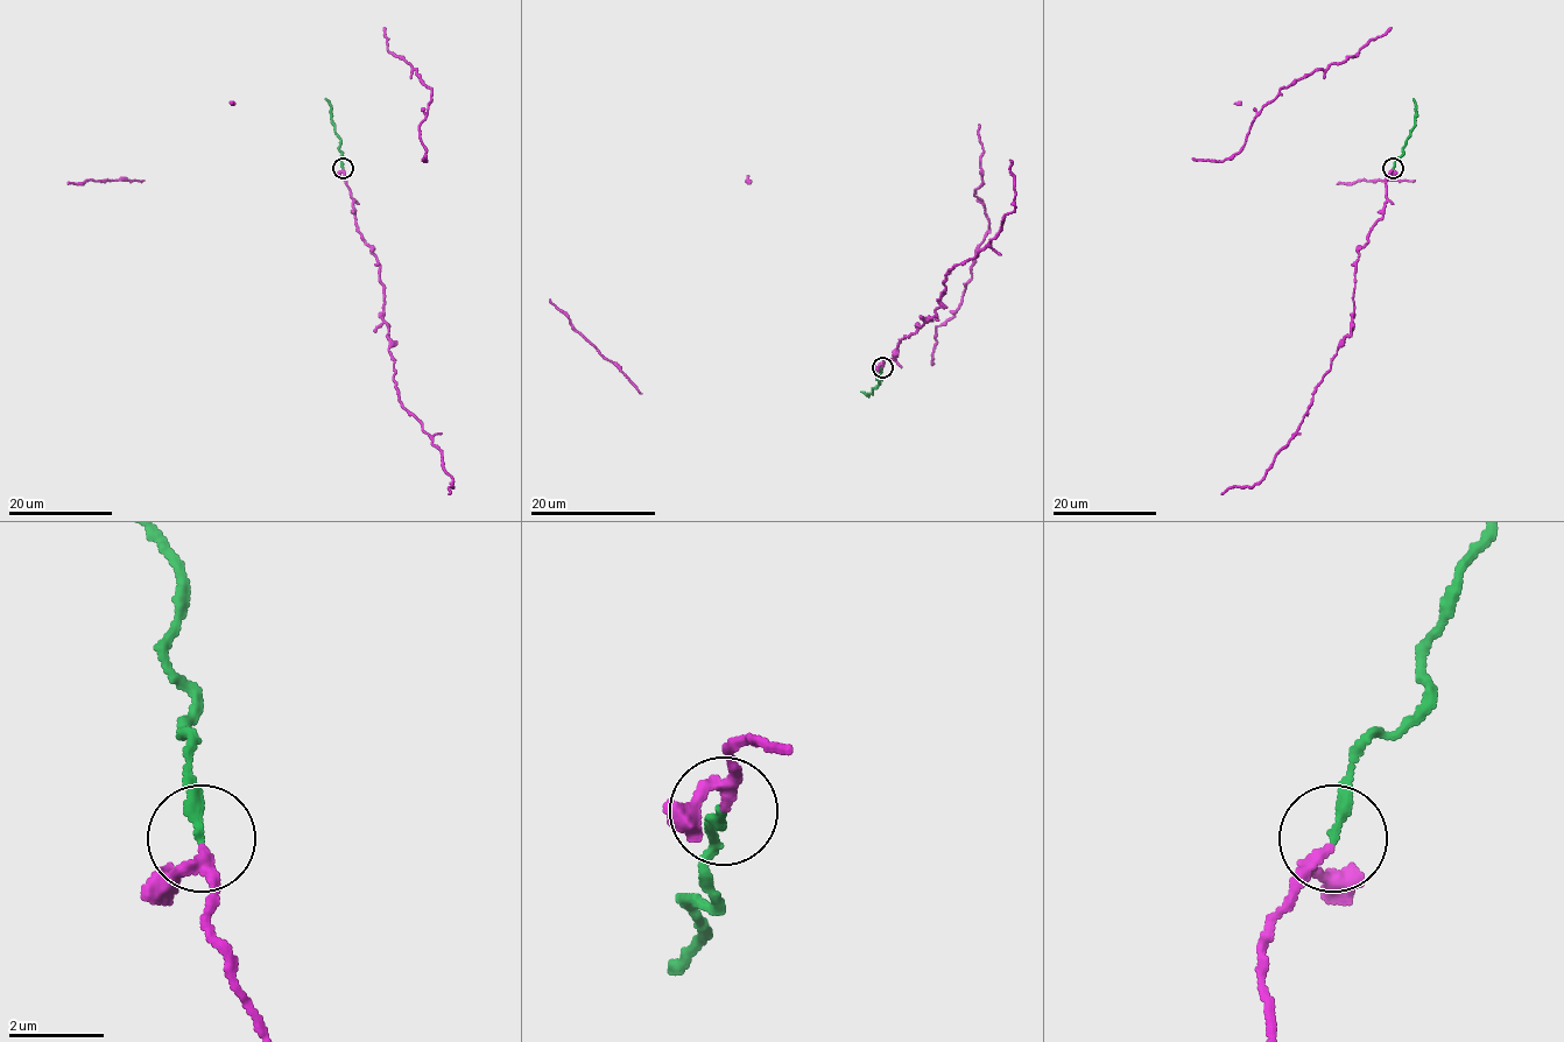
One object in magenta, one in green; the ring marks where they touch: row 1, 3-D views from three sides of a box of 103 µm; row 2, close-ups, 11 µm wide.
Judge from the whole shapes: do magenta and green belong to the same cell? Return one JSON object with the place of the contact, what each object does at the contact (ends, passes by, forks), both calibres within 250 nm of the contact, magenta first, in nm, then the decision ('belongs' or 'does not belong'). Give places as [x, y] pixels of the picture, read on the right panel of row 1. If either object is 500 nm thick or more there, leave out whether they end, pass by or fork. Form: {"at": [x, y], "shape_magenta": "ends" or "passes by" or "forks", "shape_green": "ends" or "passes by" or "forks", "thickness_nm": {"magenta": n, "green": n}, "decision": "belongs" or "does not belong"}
{"at": [1393, 168], "shape_magenta": "passes by", "shape_green": "ends", "thickness_nm": {"magenta": 190, "green": 220}, "decision": "belongs"}

